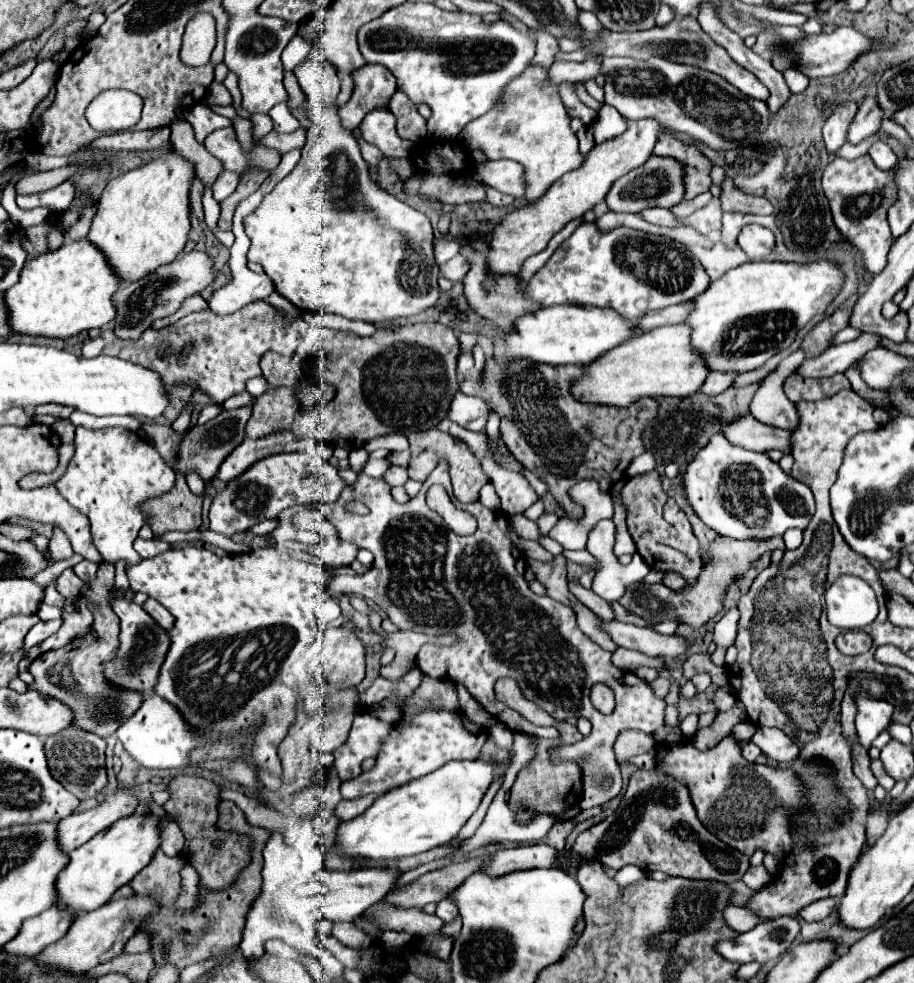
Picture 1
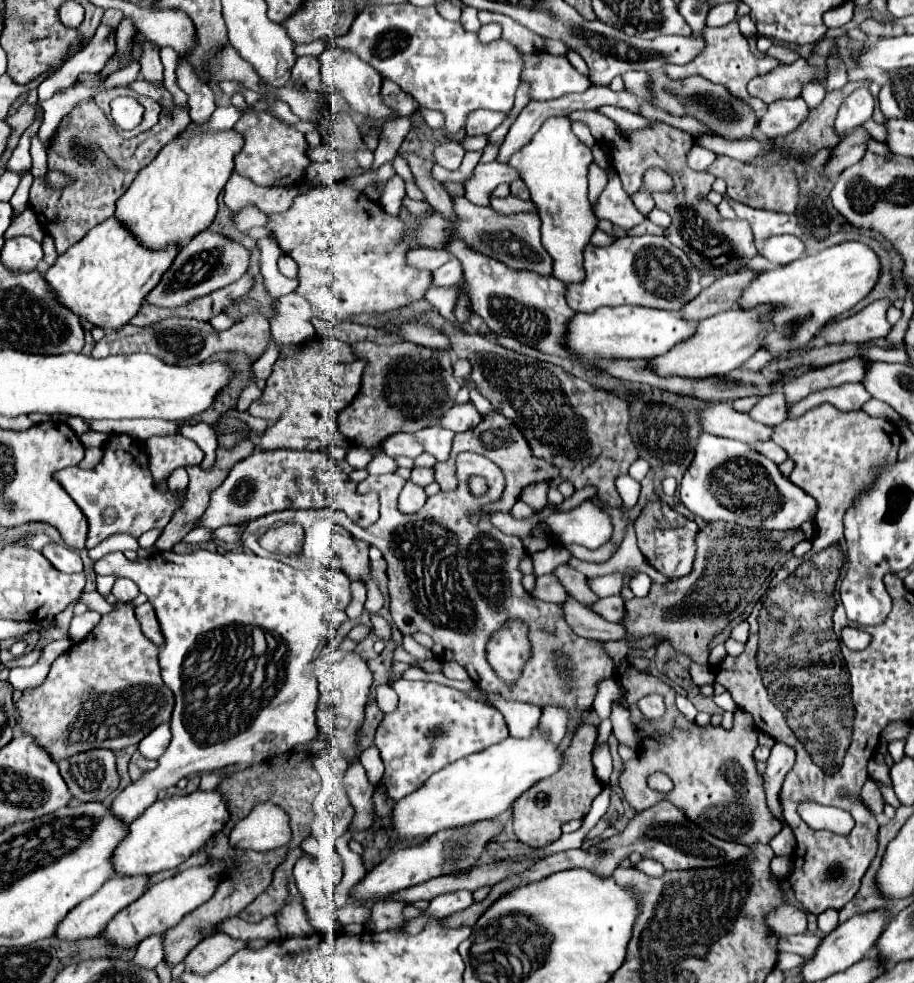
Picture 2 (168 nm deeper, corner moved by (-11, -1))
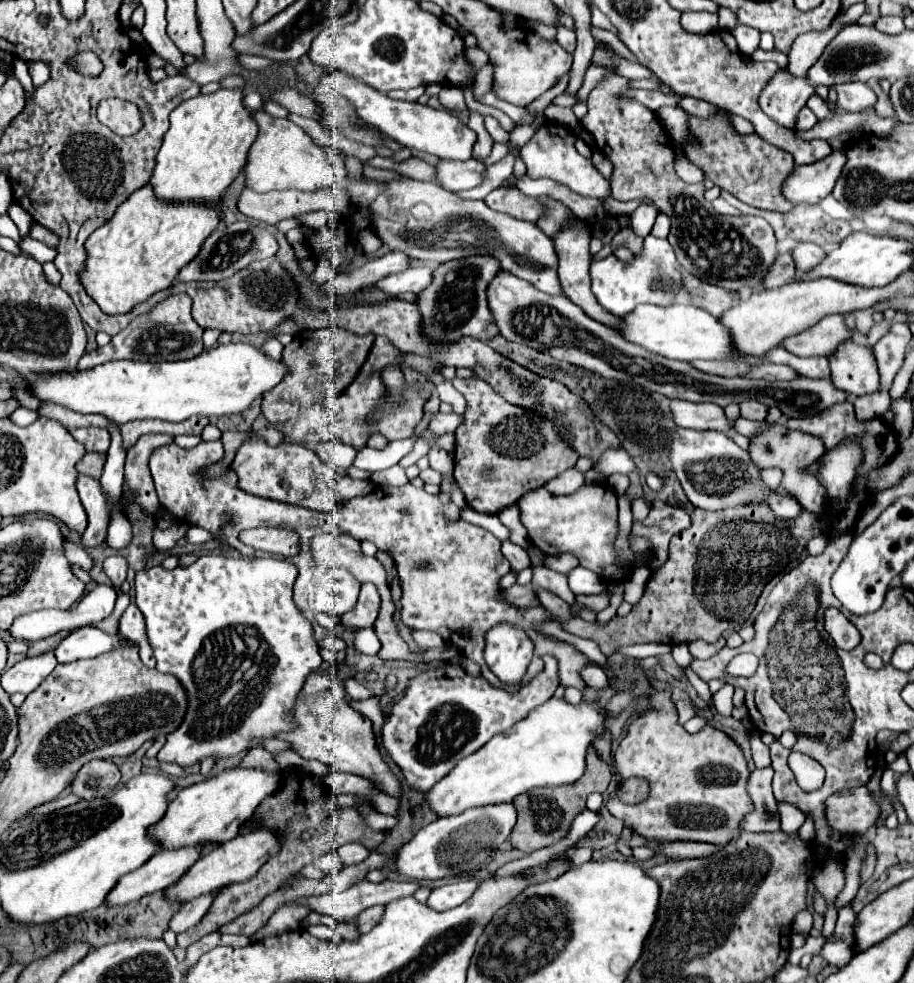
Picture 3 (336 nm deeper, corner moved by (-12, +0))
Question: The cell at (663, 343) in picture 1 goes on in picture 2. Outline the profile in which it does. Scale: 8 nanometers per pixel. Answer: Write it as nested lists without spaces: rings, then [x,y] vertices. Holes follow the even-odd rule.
[[[767,306],[749,312],[731,308],[727,312],[701,320],[691,340],[683,340],[683,344],[677,344],[675,348],[671,348],[671,352],[649,360],[651,372],[659,372],[659,376],[687,376],[699,380],[707,376],[723,376],[739,368],[749,356],[753,356],[761,348],[761,340],[769,332],[767,324],[763,322],[765,312]]]

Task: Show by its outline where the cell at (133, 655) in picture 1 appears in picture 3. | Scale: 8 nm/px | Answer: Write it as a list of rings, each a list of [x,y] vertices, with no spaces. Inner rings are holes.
[[[112,555],[104,561],[104,573],[112,579],[114,585],[122,585],[126,581],[126,571],[128,571],[128,561],[120,555]]]

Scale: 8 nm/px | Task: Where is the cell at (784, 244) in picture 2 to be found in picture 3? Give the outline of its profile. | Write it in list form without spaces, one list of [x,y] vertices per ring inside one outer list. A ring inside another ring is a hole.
[[[800,243],[796,249],[792,249],[792,257],[794,257],[800,273],[806,273],[812,267],[816,267],[816,263],[820,263],[824,259],[824,255],[826,253],[822,251],[822,247],[818,247],[814,243]]]

